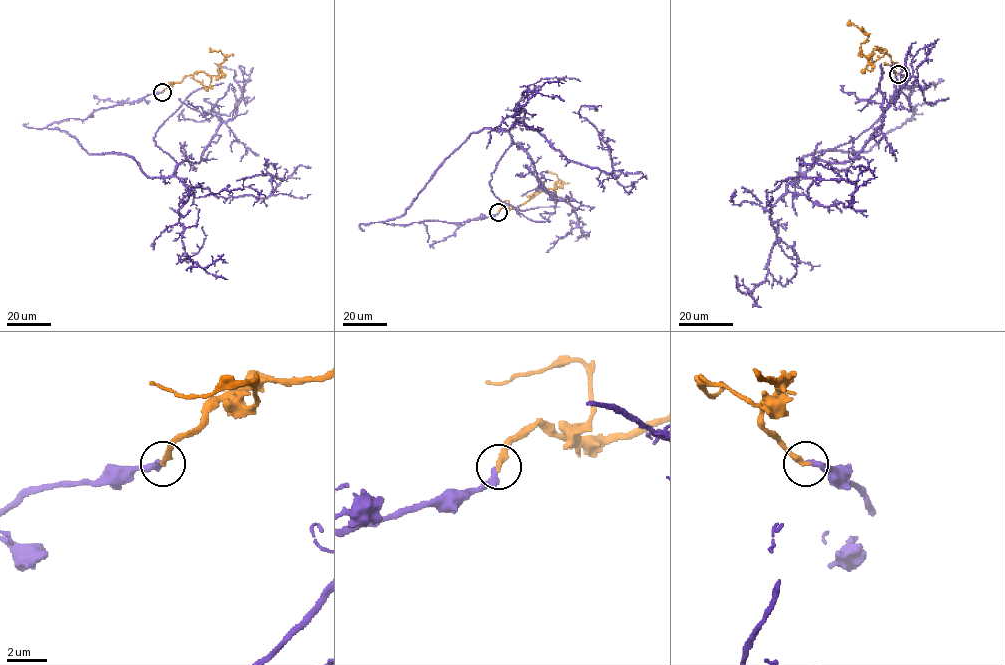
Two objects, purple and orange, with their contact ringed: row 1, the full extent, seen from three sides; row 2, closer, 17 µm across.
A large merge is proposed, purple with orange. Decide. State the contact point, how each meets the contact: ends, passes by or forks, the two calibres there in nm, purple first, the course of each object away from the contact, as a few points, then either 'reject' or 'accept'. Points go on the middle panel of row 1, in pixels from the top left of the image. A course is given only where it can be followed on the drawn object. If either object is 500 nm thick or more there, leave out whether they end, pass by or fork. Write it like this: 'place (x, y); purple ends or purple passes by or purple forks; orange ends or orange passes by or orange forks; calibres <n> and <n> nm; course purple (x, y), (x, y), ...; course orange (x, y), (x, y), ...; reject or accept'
place (498, 212); purple ends; orange ends; calibres 320 and 300 nm; course purple (498, 212), (383, 222), (483, 129), (524, 122), (616, 178), (579, 115), (589, 108); course orange (498, 212), (553, 189), (556, 181), (559, 187), (555, 174), (546, 172); accept

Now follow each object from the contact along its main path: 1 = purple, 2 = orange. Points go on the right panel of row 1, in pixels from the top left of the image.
1: (899, 74), (912, 119), (868, 151), (808, 153), (788, 185), (847, 207), (854, 184), (796, 177), (770, 215)
2: (899, 74), (888, 54), (874, 49), (870, 56), (862, 53), (860, 45), (867, 35), (849, 19)

